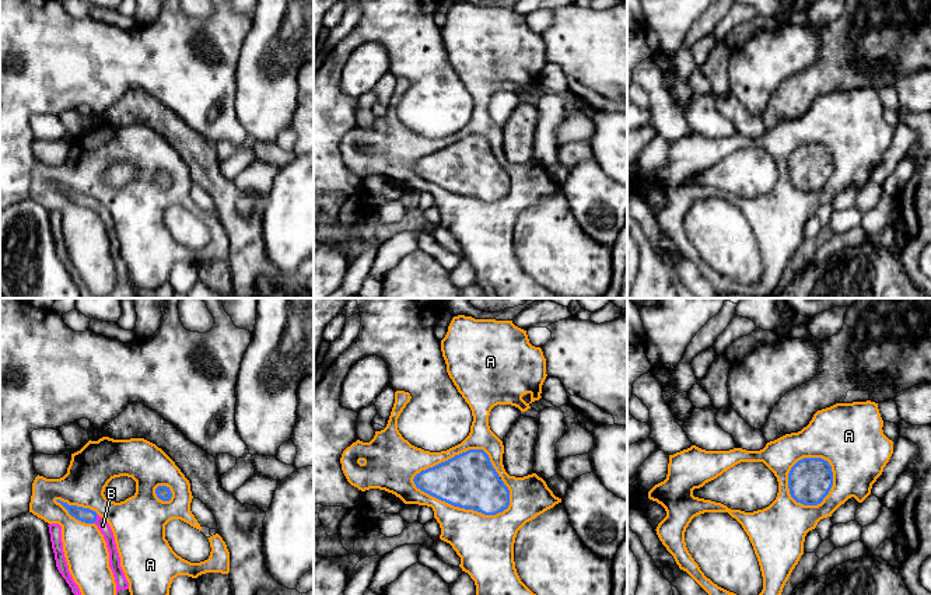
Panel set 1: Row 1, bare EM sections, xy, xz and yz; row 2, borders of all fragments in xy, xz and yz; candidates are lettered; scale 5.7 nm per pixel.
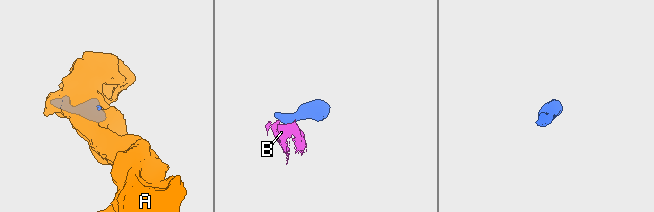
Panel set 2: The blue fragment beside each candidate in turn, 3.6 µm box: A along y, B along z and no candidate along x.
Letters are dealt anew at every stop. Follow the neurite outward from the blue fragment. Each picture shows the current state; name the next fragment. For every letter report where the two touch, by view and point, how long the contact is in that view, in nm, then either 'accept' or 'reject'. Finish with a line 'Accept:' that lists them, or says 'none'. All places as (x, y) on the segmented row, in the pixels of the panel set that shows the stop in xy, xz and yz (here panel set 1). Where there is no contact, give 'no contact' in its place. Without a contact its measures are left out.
A: xz (459, 507) | 600 nm | reject
B: xy (95, 518) | 60 nm | accept
Accept: B

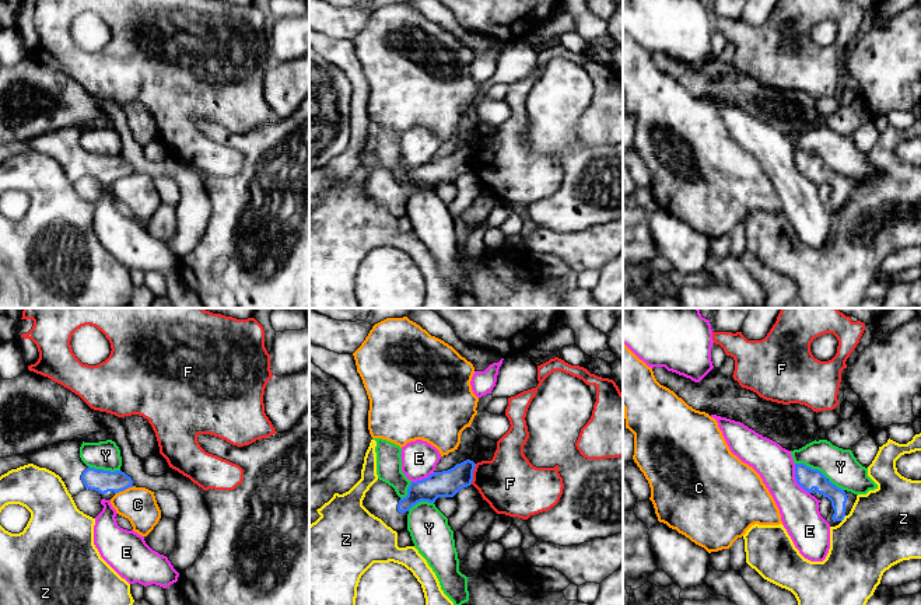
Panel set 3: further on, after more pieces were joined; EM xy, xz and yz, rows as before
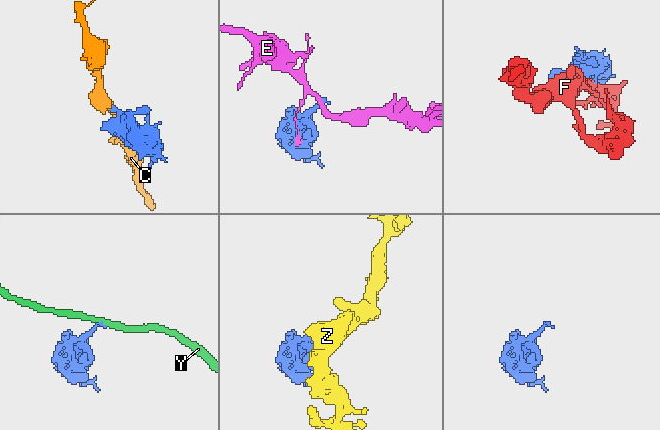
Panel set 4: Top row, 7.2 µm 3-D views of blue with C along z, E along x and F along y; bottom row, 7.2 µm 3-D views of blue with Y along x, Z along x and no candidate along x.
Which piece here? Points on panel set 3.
C: xy (123, 489) | 120 nm | reject
E: yz (795, 478) | 200 nm | reject
F: xz (472, 474) | 120 nm | reject
Y: yz (819, 471) | 320 nm | reject
Z: yz (843, 518) | 50 nm | reject
Accept: none

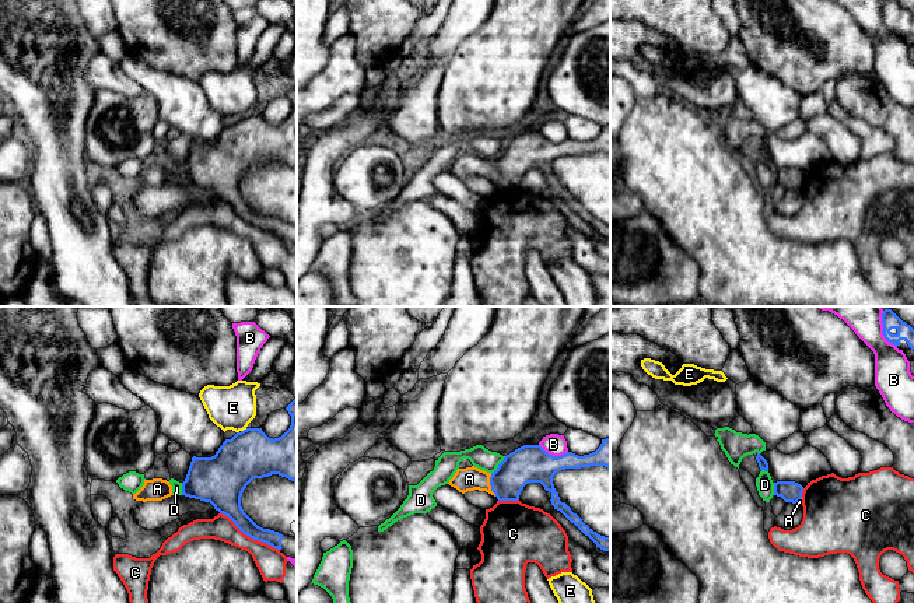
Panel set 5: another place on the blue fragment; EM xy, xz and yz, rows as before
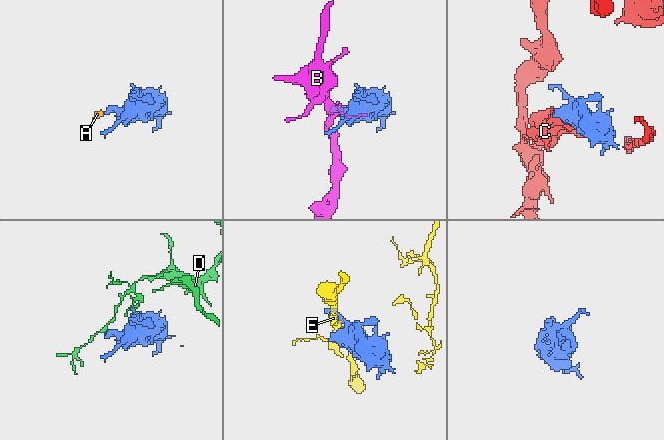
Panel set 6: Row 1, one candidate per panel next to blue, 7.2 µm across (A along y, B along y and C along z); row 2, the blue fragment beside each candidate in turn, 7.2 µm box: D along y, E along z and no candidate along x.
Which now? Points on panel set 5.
A: xz (490, 484) | 140 nm | accept
B: yz (883, 330) | 240 nm | reject
C: xy (249, 536) | 400 nm | reject
D: xz (498, 465) | 130 nm | reject
E: xy (244, 430) | 40 nm | reject
Accept: A

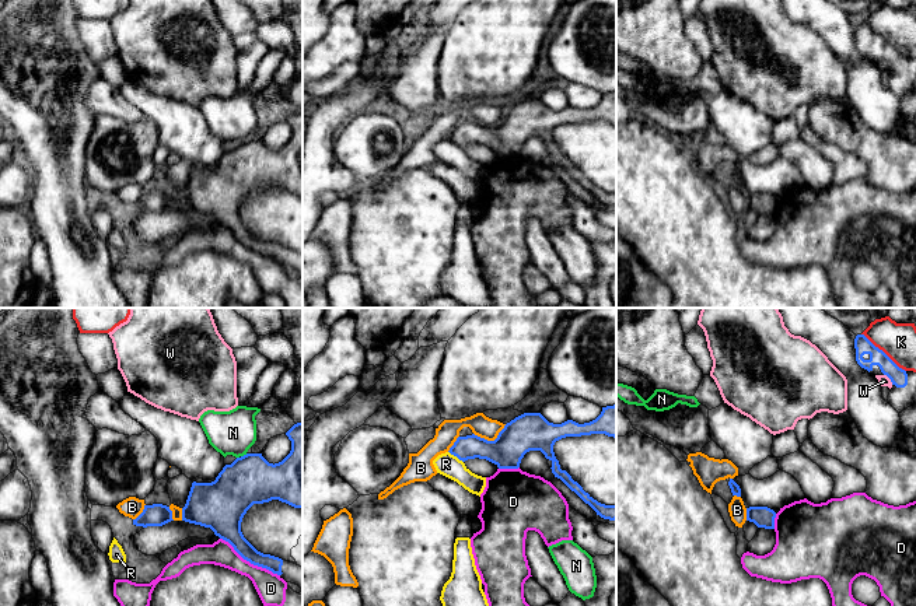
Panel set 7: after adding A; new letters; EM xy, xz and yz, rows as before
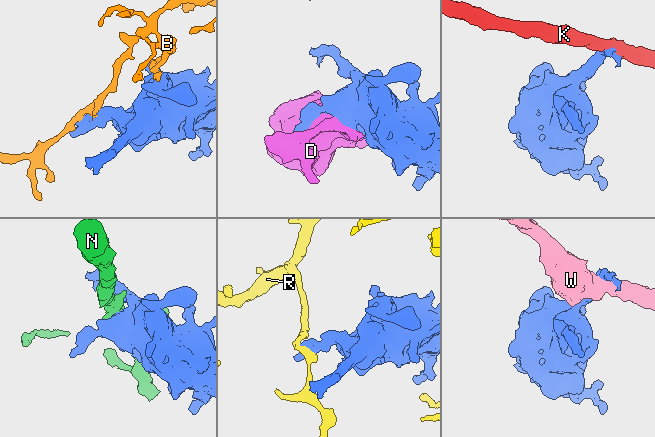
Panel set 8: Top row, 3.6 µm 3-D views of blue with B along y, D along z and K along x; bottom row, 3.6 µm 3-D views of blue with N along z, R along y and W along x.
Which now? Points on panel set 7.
B: xz (490, 441) | 200 nm | reject
D: xy (250, 561) | 400 nm | reject
K: yz (883, 351) | 340 nm | reject
N: xy (244, 455) | 40 nm | reject
R: xz (455, 455) | 110 nm | reject
W: yz (890, 378) | 80 nm | reject
Accept: none

